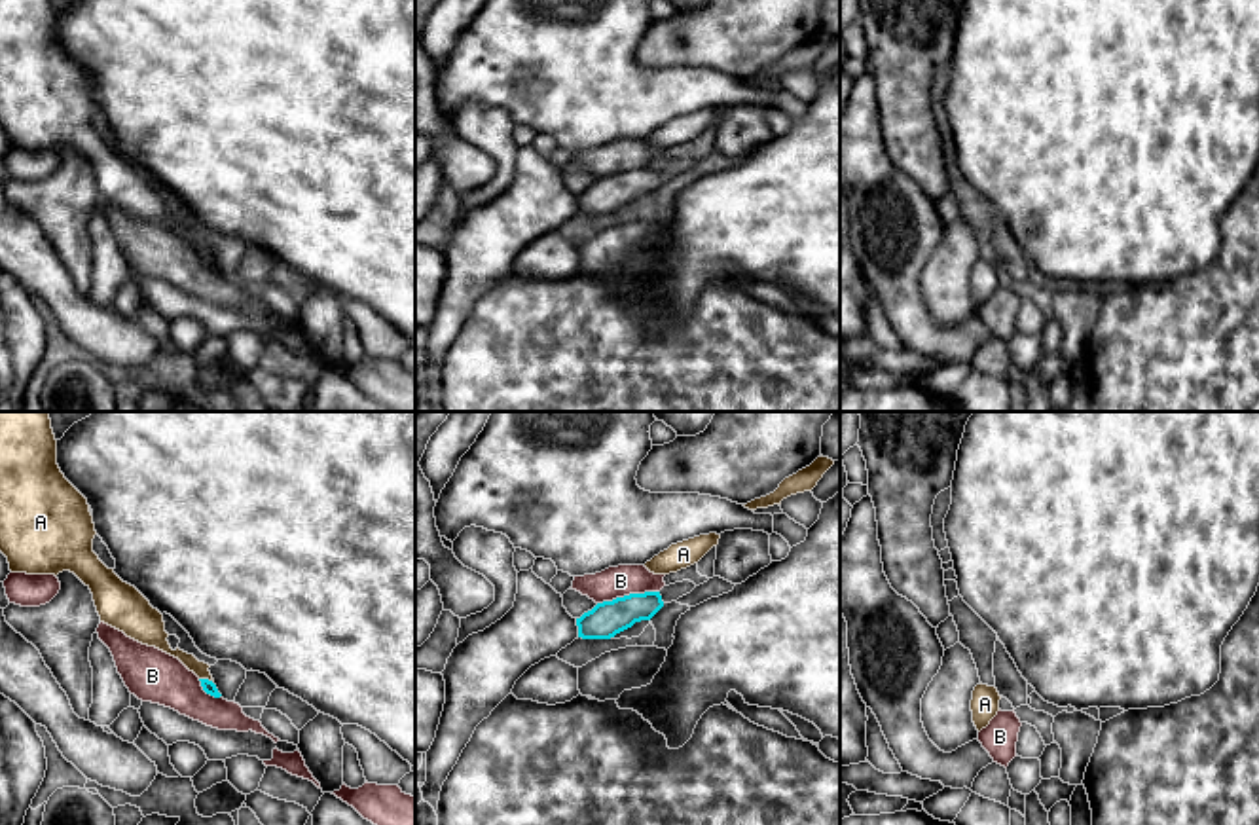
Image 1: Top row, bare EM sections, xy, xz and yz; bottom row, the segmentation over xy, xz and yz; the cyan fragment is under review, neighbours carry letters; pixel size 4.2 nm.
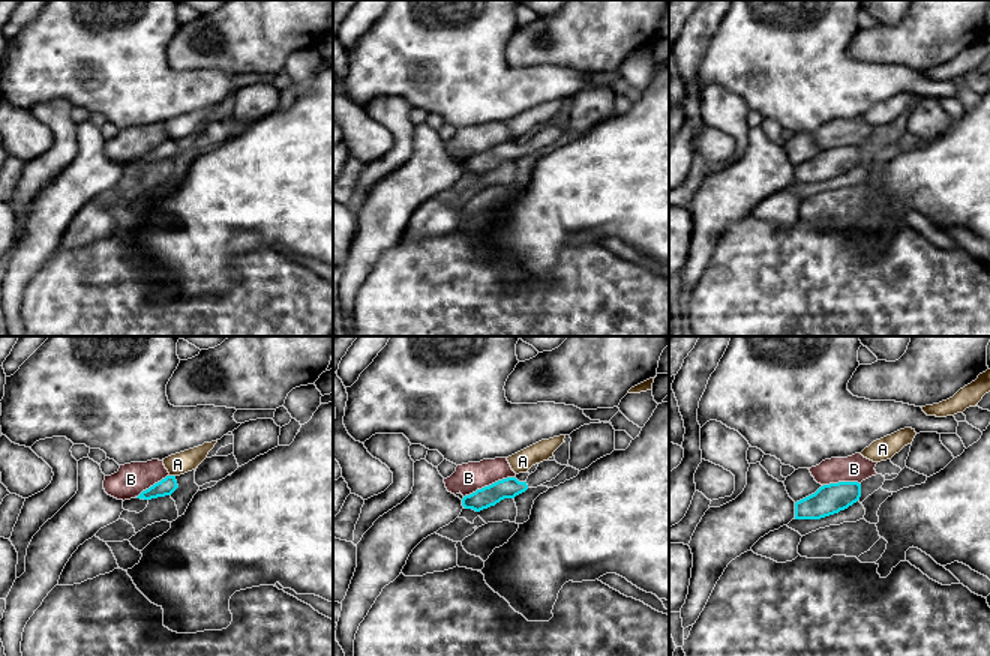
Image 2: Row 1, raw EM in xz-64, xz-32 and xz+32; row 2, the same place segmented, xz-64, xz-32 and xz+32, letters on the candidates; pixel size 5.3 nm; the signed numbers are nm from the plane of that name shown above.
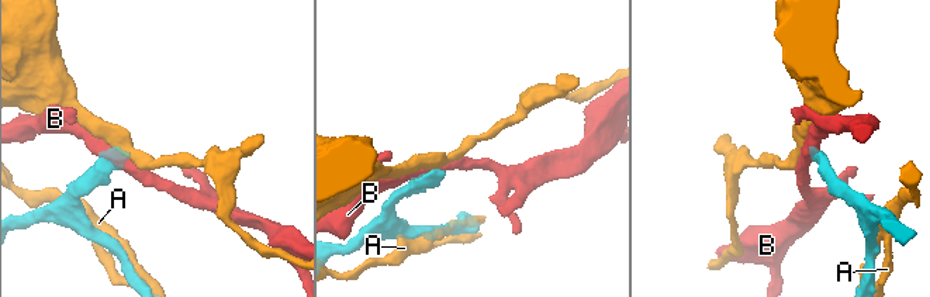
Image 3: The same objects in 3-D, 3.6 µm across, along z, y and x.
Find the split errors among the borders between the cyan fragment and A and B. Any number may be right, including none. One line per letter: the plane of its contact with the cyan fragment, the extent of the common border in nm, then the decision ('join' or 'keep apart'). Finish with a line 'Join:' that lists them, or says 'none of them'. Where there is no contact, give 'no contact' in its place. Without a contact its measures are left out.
A: xy | 70 nm | keep apart
B: xz | 280 nm | keep apart
Join: none of them

